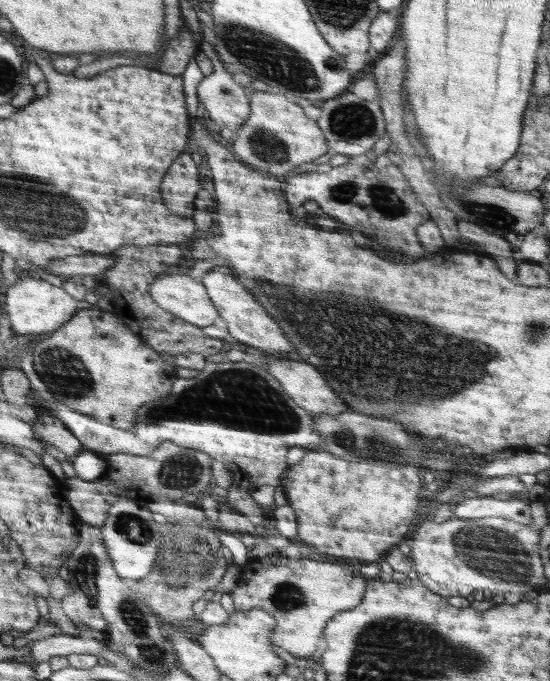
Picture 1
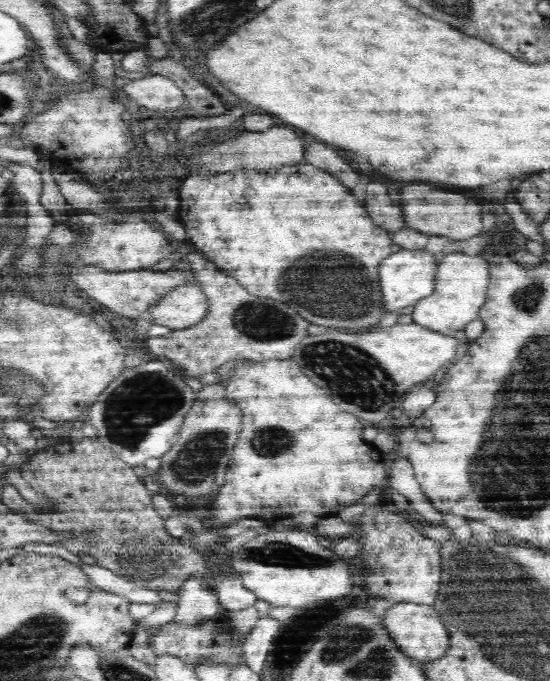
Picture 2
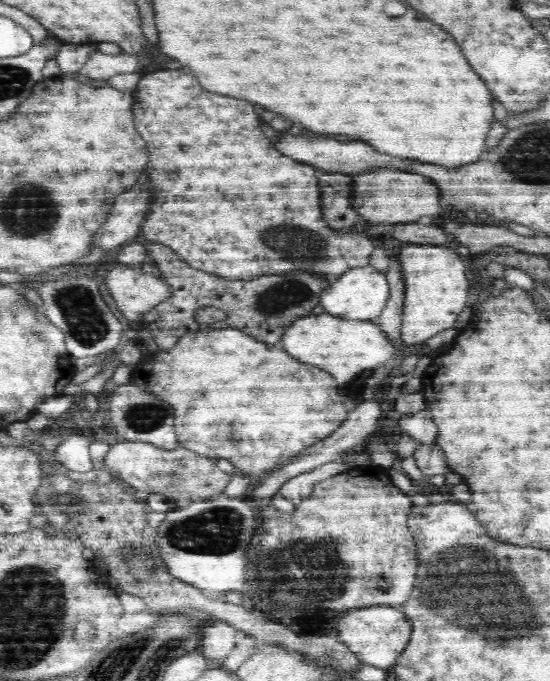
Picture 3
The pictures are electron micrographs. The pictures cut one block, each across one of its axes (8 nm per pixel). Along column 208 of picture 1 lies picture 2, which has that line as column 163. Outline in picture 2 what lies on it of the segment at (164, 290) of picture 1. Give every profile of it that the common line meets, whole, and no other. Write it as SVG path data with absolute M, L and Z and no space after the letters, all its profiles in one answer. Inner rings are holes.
M183 283L167 291L147 312L152 323L171 330L200 325L208 313L208 299L196 283Z

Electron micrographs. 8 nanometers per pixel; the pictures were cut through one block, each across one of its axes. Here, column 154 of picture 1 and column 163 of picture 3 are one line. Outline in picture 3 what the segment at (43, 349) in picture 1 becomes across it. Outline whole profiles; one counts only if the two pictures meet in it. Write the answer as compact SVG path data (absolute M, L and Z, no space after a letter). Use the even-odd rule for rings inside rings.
M224 327L216 333L202 331L182 335L170 347L170 352L140 360L132 368L130 382L172 405L174 432L180 445L212 459L230 461L237 472L250 476L252 483L304 448L328 438L342 426L349 412L342 408L336 379L329 371L300 362L280 345L260 342L235 327Z

